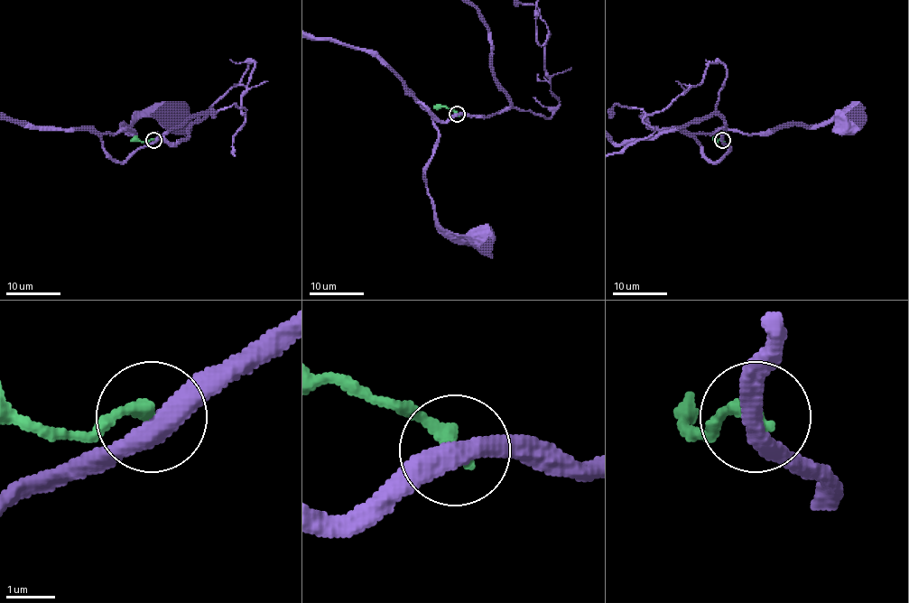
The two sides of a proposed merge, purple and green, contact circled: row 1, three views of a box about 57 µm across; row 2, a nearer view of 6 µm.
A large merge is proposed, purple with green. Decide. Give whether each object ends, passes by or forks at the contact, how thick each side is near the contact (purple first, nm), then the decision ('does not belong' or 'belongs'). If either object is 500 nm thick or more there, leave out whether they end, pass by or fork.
purple passes by; green ends there; 400 nm thick on the purple side, 320 nm on the other; does not belong

